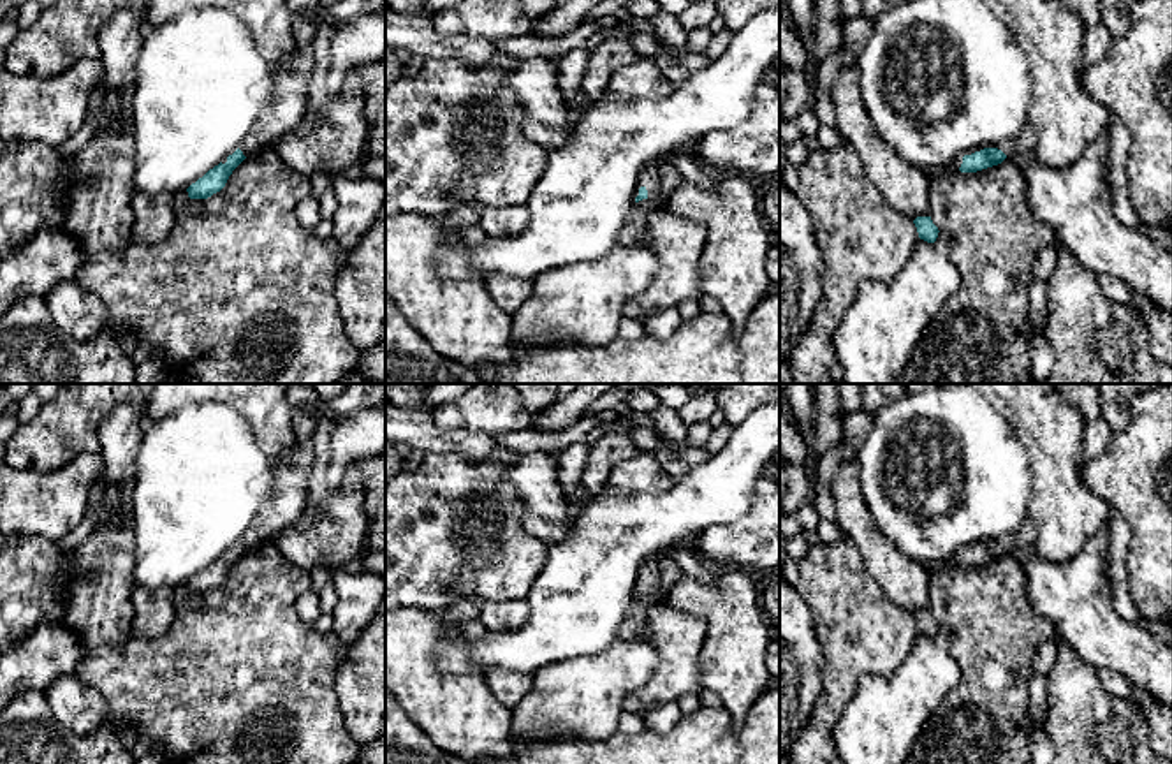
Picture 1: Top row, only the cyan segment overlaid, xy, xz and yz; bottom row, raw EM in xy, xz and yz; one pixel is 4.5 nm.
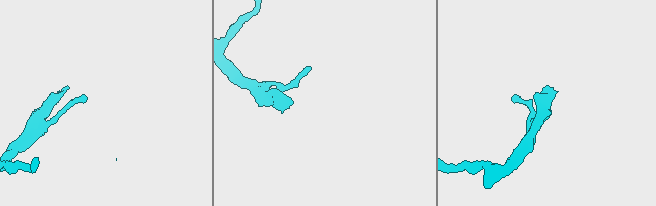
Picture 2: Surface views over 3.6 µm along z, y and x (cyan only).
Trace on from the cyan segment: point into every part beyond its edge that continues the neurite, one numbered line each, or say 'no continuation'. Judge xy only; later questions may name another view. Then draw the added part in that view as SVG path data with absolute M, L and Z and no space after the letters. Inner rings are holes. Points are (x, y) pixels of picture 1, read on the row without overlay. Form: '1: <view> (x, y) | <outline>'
1: xy (287, 502) | M301 408L294 410L292 431L297 447L289 459L278 461L278 479L273 493L239 539L245 551L252 551L260 540L280 533L304 512L308 472L313 463L311 433L315 430L315 417Z

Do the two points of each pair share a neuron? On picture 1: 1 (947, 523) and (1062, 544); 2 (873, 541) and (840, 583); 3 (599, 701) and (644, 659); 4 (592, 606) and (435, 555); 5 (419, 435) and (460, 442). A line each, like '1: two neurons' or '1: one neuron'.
1: two neurons
2: two neurons
3: one neuron
4: two neurons
5: one neuron

